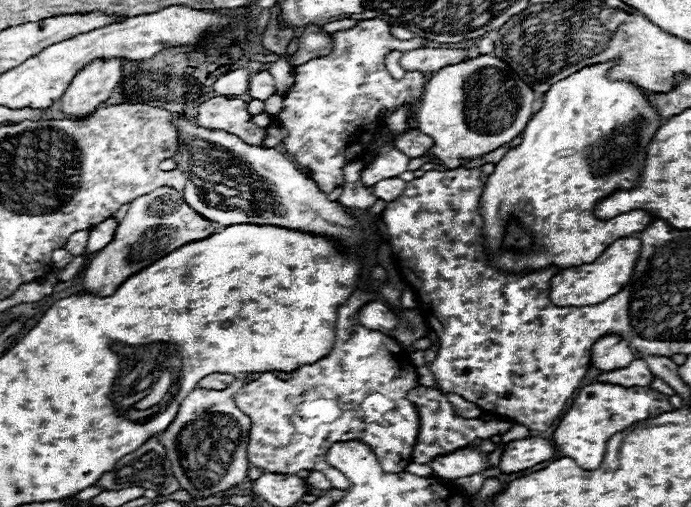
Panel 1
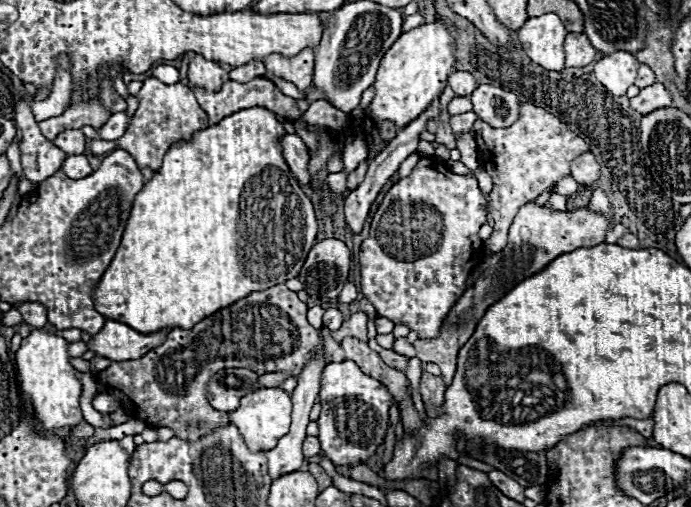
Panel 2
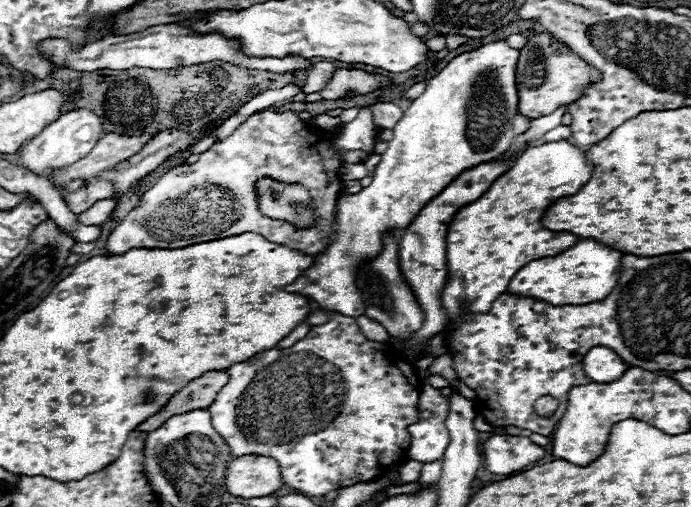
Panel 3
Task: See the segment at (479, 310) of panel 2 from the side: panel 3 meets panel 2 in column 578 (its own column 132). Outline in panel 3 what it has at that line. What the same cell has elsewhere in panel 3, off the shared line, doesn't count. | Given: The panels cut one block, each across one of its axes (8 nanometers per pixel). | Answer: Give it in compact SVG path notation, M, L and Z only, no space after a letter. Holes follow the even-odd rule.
M368 106L360 108L352 122L342 124L336 138L316 134L304 124L298 112L292 110L252 114L232 136L202 152L198 162L174 166L148 192L144 192L140 204L112 230L106 248L110 254L124 254L130 248L184 248L244 232L256 232L276 244L314 256L326 248L332 236L334 206L342 194L338 172L344 162L342 152L364 150L372 154L376 140L378 126L374 124ZM262 176L276 178L278 182L302 184L312 194L310 204L318 216L316 226L304 230L264 216L258 208L256 194L256 180Z

